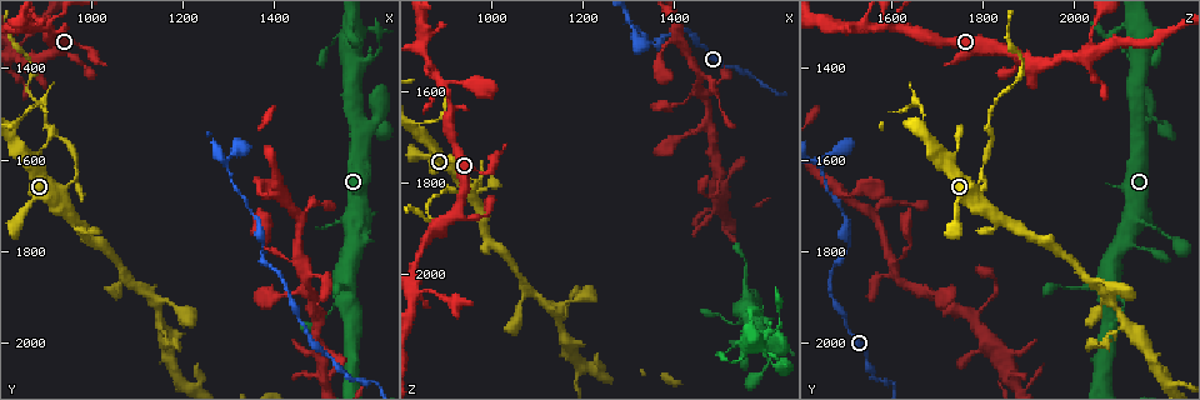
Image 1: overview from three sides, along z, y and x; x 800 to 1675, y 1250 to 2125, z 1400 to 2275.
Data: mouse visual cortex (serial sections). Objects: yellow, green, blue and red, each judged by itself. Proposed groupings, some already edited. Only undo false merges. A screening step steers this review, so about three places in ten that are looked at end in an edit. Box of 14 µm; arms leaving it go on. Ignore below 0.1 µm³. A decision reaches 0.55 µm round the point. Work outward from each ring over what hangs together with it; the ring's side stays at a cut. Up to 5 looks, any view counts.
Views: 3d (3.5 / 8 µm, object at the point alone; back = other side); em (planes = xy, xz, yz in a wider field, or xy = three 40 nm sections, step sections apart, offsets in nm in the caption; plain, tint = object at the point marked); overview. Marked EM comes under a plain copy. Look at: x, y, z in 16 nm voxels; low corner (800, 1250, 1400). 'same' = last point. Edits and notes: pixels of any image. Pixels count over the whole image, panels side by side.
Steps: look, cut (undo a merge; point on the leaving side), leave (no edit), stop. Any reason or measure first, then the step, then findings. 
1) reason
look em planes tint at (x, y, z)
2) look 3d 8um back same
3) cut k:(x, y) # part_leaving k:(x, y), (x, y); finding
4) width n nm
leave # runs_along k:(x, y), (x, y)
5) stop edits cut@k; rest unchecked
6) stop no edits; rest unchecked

thin neck
look 3d 3.5um at (895, 1310, 1585)

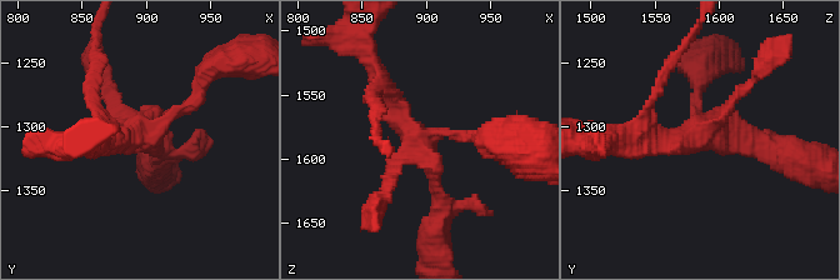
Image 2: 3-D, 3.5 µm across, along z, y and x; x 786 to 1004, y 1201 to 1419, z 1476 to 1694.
arms 4; arm_widths 150, 150, 200, 250 nm
look em xy step 1 tint at (896, 1306, 1590)

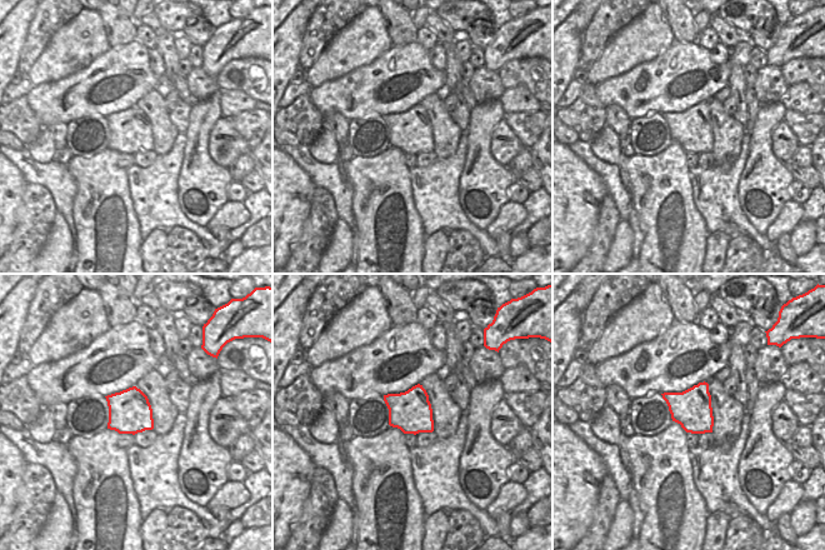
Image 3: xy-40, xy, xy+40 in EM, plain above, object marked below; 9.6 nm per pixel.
leave # runs_along 2:(438, 221), (434, 166), (380, 78); all the same cell

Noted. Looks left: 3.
thin arm on a thick one
look 3d 8um at (935, 1660, 1790)

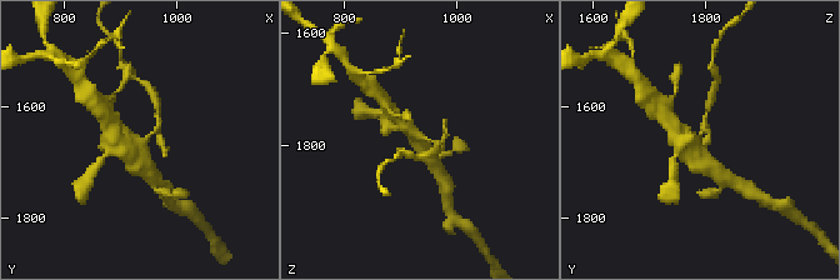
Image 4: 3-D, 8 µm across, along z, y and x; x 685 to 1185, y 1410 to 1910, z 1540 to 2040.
closer look
look 3d 3.5um at (945, 1670, 1790)

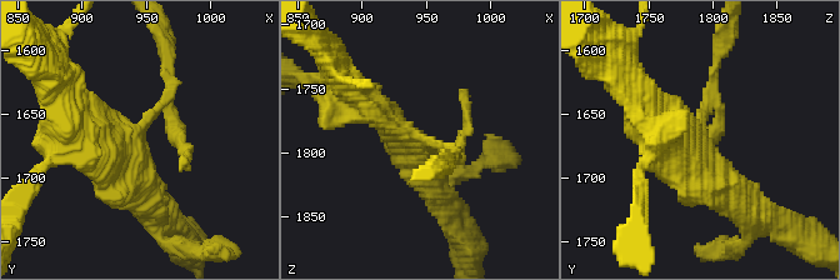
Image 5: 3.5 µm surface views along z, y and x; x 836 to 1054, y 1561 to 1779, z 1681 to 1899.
need the tissue
look em planes tint at (938, 1664, 1786)

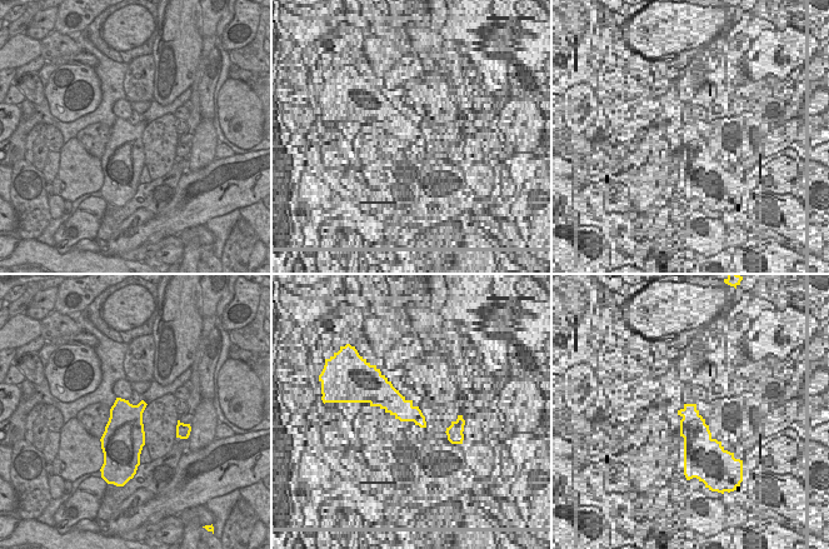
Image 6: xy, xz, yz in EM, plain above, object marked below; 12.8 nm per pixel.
cut 5:(714, 73) # part_leaving 5:(704, 110), (726, 34); two cells meet here

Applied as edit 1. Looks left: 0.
stop edits cut@5; rest unchecked

